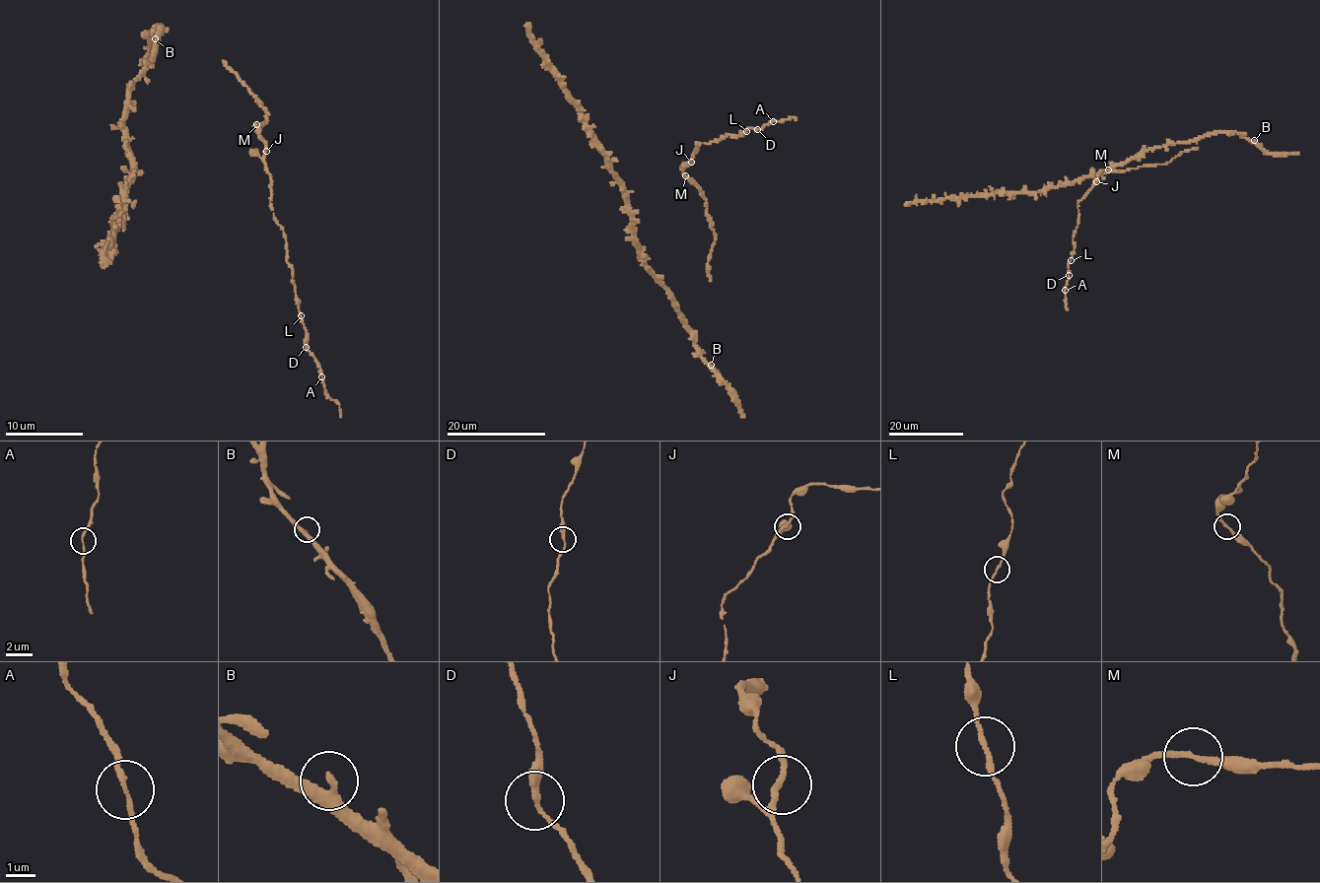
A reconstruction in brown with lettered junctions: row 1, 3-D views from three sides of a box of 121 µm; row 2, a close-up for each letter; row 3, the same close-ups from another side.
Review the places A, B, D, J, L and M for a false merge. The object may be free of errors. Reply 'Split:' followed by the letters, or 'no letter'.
Split: M

